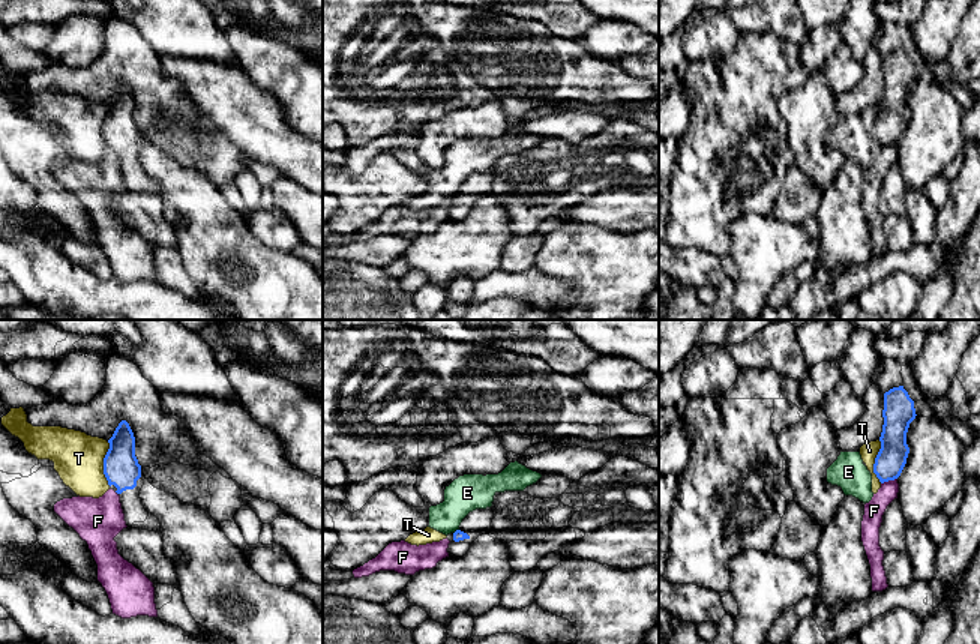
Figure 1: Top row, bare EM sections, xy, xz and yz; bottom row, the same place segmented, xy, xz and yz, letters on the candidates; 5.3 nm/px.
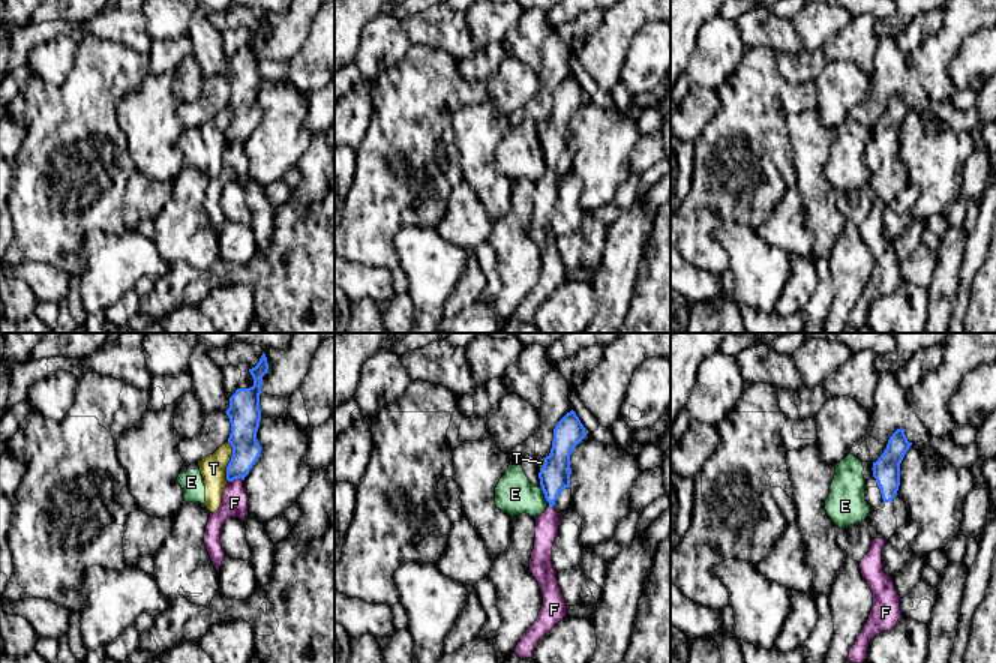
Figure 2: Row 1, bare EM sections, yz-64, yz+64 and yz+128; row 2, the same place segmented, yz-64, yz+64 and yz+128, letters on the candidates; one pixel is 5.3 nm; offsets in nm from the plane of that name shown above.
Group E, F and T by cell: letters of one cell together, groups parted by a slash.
E T / F

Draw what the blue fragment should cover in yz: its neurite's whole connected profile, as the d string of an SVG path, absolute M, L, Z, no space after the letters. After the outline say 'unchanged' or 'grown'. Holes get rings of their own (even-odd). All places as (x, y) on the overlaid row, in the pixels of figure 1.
M903 386L884 393L881 449L873 464L873 473L881 483L900 476L909 453L906 432L915 416L914 401Z; unchanged

